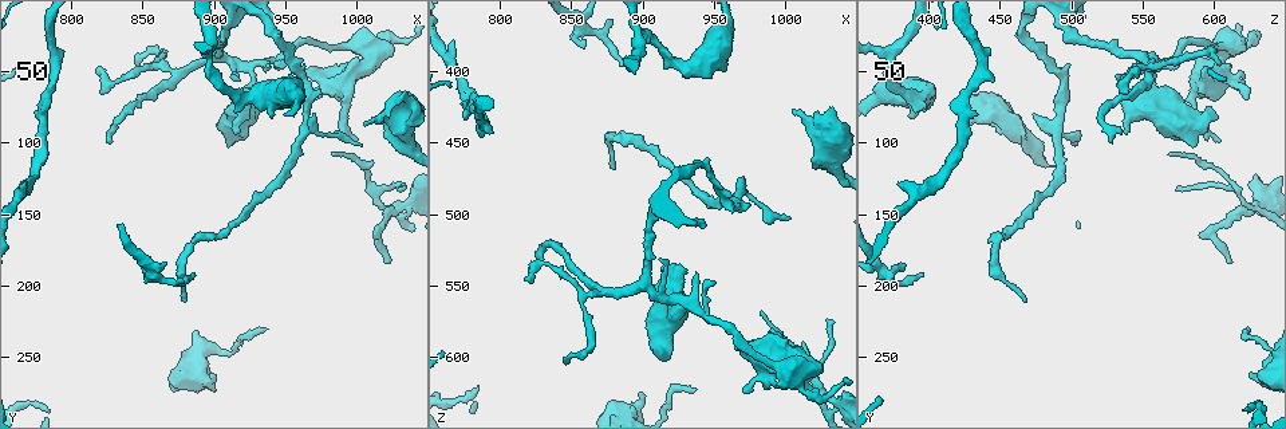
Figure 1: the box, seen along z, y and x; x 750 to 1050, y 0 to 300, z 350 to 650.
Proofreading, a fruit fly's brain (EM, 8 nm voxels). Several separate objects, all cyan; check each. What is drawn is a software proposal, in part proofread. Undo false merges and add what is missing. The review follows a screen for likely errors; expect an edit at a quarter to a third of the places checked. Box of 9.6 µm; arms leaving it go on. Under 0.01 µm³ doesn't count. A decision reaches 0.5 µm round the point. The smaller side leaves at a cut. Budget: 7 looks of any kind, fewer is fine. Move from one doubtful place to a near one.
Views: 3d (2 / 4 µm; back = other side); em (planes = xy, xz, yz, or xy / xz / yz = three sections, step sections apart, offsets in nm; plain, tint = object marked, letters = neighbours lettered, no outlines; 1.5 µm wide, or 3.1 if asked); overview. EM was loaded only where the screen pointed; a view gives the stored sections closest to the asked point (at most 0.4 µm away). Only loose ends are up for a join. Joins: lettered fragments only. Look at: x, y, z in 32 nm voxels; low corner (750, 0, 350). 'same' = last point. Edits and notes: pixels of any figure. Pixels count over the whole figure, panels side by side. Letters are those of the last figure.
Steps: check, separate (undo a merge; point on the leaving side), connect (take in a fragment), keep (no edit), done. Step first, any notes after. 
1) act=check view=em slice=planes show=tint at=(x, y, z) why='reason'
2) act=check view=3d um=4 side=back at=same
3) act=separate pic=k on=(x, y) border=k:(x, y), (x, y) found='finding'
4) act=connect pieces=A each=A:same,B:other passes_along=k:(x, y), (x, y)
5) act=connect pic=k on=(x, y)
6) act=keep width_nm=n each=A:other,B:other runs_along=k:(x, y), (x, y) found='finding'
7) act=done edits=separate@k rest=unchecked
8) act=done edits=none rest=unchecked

act=check view=3d um=2 at=(1022, 144, 628) why='branch point'

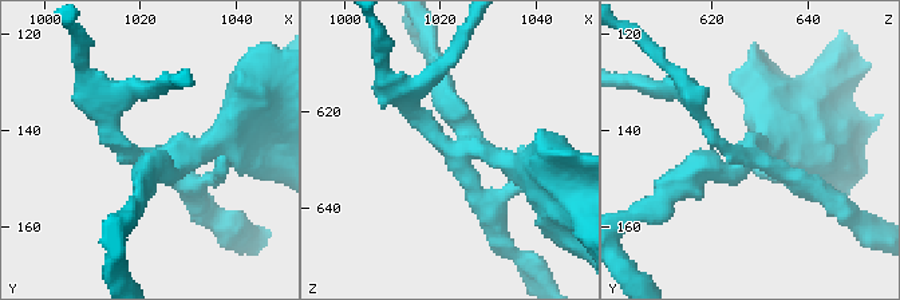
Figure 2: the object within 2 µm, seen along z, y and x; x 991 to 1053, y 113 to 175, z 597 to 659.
act=check view=em slice=planes show=letters at=(1024, 146, 627)

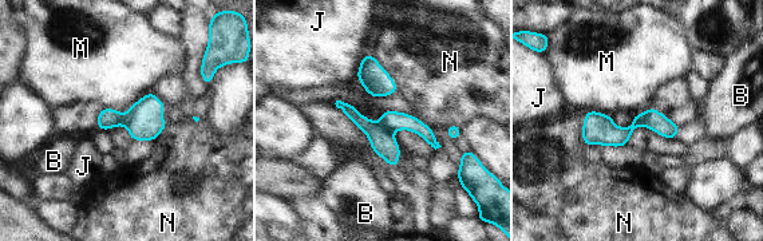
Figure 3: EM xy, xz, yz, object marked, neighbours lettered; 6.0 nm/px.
act=separate pic=3 on=(382, 141) longest_contact=M:320nm each=B:other,J:other,M:other,N:other part_leaving=3:(340, 105), (388, 149), (394, 162) found='a second cell is stuck on'

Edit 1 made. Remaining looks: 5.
act=check view=overview why='see it whole again'

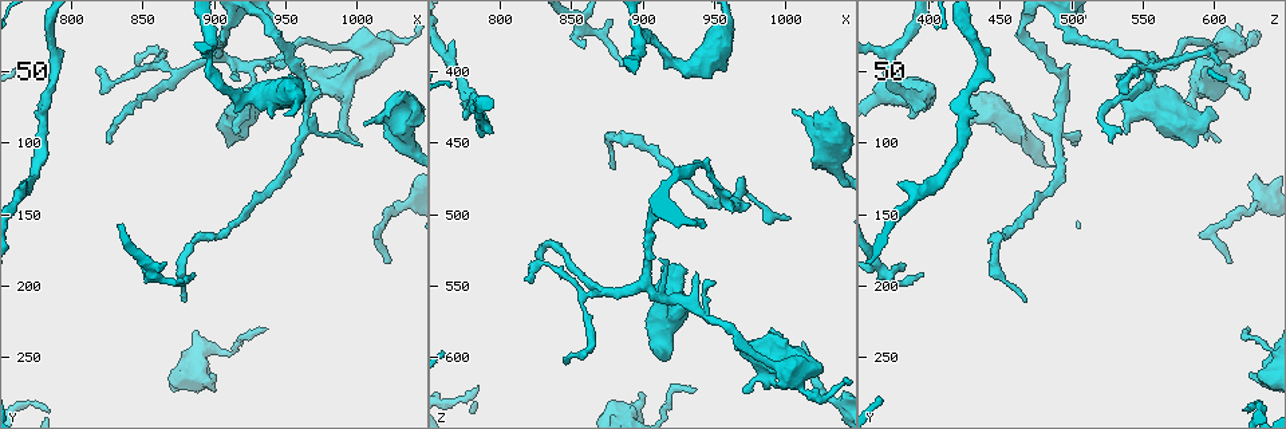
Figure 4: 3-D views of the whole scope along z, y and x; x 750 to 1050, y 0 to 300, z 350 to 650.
act=check view=em slice=yz step=4 show=letters at=(880, 210, 466) why='an open end'

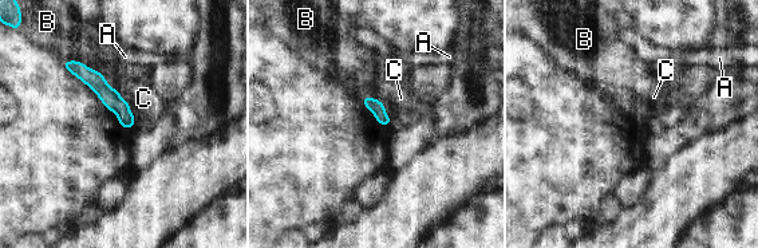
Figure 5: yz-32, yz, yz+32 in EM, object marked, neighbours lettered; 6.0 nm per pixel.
act=keep width_nm=90 each=A:other,B:other,C:other found='none of them fits'

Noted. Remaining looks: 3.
act=check view=em slice=planes show=plain at=(896, 262, 624) why='an open end'

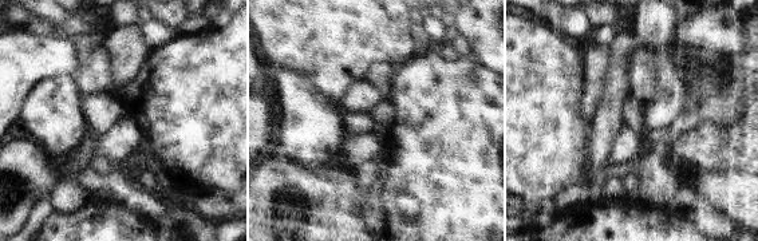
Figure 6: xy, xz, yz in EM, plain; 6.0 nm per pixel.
act=check view=em slice=planes show=tint at=same why='where the object lies'

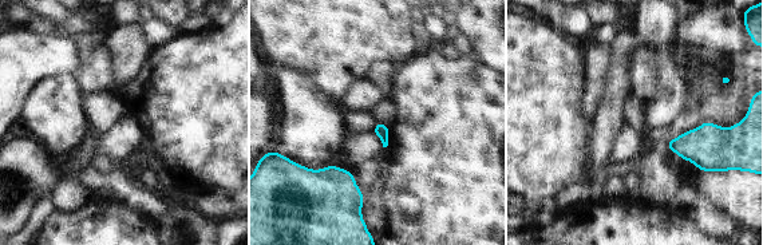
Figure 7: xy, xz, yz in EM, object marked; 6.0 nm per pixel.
act=check view=em slice=planes show=letters at=same

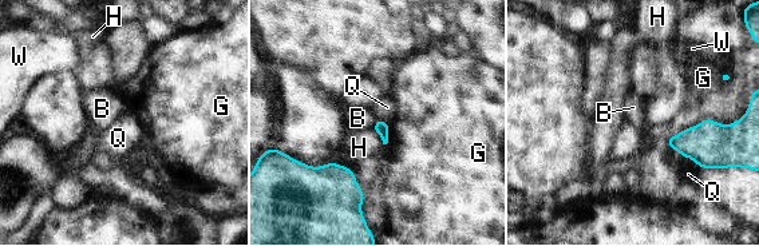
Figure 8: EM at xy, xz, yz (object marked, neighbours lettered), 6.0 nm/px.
act=keep each=B:other,G:other,H:other,Q:other,W:other border=8:(378, 120), (371, 127) found='none of them fits'

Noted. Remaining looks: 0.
act=done edits=separate@3 rest=unchecked

